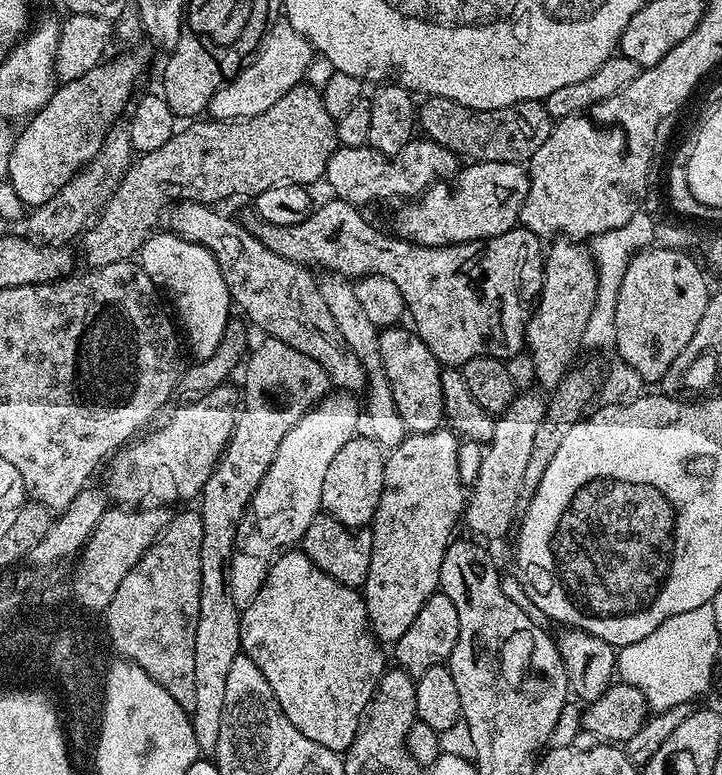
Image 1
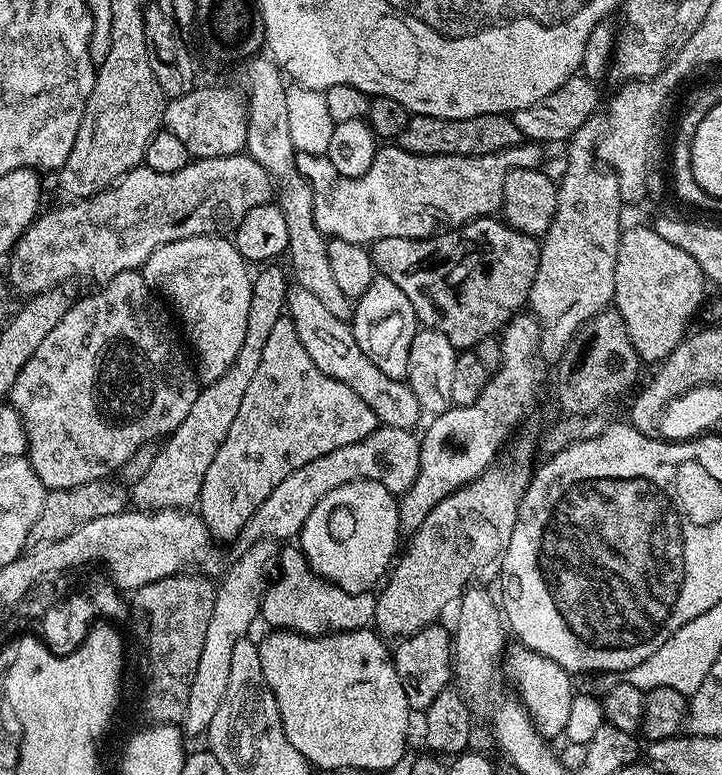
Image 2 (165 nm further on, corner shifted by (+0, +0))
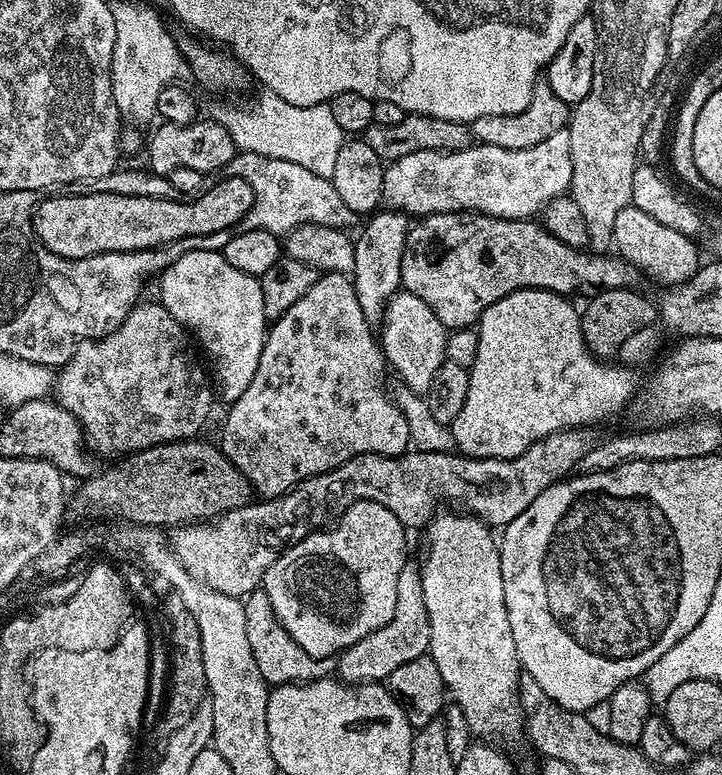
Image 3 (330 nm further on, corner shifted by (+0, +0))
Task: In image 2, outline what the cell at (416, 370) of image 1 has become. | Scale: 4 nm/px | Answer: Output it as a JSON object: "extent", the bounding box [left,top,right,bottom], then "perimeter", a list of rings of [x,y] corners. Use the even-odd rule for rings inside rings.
{"extent":[350,274,418,380],"perimeter":[[[377,274],[372,279],[366,294],[355,301],[350,327],[362,354],[366,354],[366,358],[386,374],[386,378],[404,380],[407,377],[410,344],[414,342],[418,321],[414,306],[410,306],[410,298],[406,298],[390,278]]]}

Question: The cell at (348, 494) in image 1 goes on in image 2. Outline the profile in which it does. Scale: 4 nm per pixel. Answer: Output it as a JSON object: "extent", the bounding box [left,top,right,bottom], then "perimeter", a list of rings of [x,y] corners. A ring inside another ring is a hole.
{"extent":[298,480,402,594],"perimeter":[[[351,480],[342,486],[338,486],[334,490],[330,490],[330,494],[326,494],[326,498],[322,498],[322,502],[318,502],[318,506],[314,506],[314,510],[310,510],[310,518],[306,518],[306,522],[302,526],[302,530],[298,537],[298,547],[300,551],[304,553],[304,557],[307,558],[311,568],[313,568],[323,580],[329,580],[332,584],[336,584],[342,590],[346,590],[353,594],[368,594],[387,577],[394,563],[394,557],[398,552],[396,543],[399,542],[400,535],[402,535],[400,526],[400,505],[393,492],[386,490],[386,486],[382,486],[382,482],[378,482],[377,480]]]}

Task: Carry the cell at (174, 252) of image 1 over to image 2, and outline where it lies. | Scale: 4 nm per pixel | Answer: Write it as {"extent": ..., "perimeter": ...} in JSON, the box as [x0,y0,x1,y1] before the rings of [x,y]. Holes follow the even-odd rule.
{"extent":[142,234,252,385],"perimeter":[[[220,234],[192,235],[166,242],[154,249],[142,269],[152,291],[167,301],[178,320],[180,315],[183,335],[186,340],[188,335],[187,343],[190,348],[192,343],[194,356],[196,351],[201,385],[213,384],[230,370],[234,358],[238,358],[242,338],[246,338],[246,317],[250,314],[252,276],[248,272],[249,265],[235,243],[224,238]]]}

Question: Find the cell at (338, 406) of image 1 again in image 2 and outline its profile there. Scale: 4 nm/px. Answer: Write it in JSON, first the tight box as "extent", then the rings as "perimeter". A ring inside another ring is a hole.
{"extent":[182,538,278,737],"perimeter":[[[267,538],[249,543],[247,547],[248,549],[246,549],[245,552],[242,553],[241,556],[238,557],[237,560],[229,566],[228,573],[226,573],[226,568],[226,571],[223,573],[223,576],[225,575],[224,581],[219,581],[218,587],[216,589],[216,597],[214,598],[214,614],[210,614],[210,626],[206,626],[206,642],[202,645],[201,656],[198,657],[198,674],[194,674],[194,683],[190,686],[190,706],[186,706],[186,714],[184,715],[184,719],[182,721],[183,731],[187,733],[189,737],[203,737],[208,731],[210,722],[214,722],[214,714],[218,714],[218,706],[222,706],[222,698],[226,698],[226,686],[230,682],[230,657],[234,655],[234,646],[236,645],[236,643],[238,643],[239,640],[245,639],[245,637],[247,637],[249,633],[251,633],[248,631],[251,630],[252,623],[254,623],[255,620],[258,620],[258,617],[260,616],[260,604],[264,600],[264,592],[268,589],[268,585],[270,583],[270,575],[268,576],[268,571],[270,571],[271,568],[273,571],[274,565],[277,563],[278,560],[277,545]]]}

